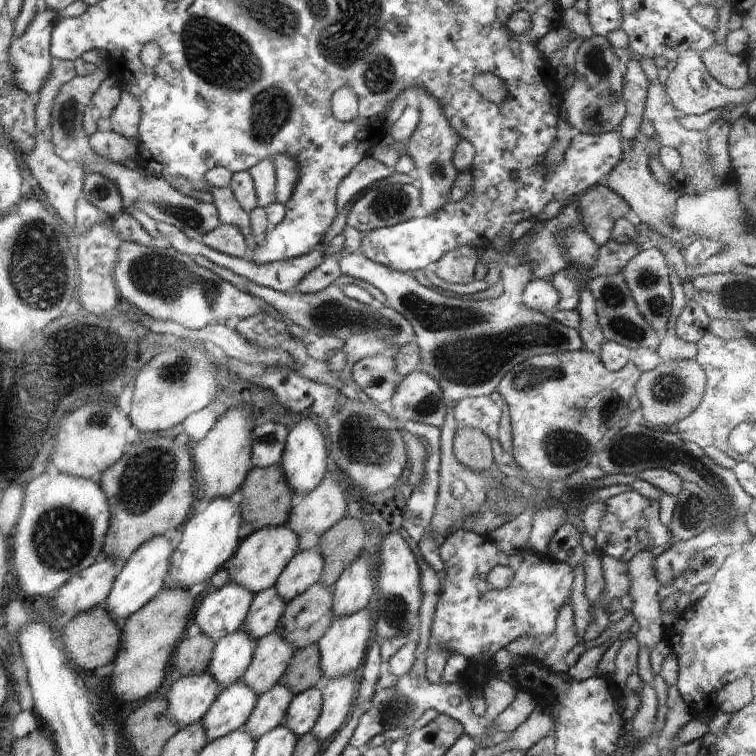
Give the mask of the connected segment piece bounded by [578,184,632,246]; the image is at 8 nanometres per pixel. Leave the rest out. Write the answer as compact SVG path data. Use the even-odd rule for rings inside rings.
M605 184L589 188L578 202L581 223L600 246L610 240L615 222L632 213L627 201Z

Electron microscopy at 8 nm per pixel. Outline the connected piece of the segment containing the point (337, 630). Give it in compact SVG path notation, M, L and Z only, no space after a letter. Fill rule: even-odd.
M367 608L350 617L334 618L330 630L319 640L323 681L348 677L364 658L370 638L370 614Z

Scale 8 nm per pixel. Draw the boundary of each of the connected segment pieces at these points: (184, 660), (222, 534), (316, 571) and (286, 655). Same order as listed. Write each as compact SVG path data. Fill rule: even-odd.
M200 633L176 648L174 670L180 674L199 675L205 673L214 658L215 641L206 633Z
M238 498L232 502L228 499L216 499L206 504L206 510L198 510L184 524L183 535L176 548L178 554L171 556L170 571L168 571L167 586L171 589L187 589L194 584L204 582L212 574L216 574L222 564L234 554L238 546L238 530L240 530L241 512Z
M320 548L312 551L299 551L286 570L279 576L275 589L286 603L303 594L314 583L318 583L323 574L323 557Z
M278 631L254 642L255 654L251 666L241 681L259 697L280 682L294 658L295 649Z

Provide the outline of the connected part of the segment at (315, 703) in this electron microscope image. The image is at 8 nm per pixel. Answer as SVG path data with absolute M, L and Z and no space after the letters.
M321 686L309 688L295 695L287 708L282 726L291 730L299 738L311 732L319 720L323 709Z

